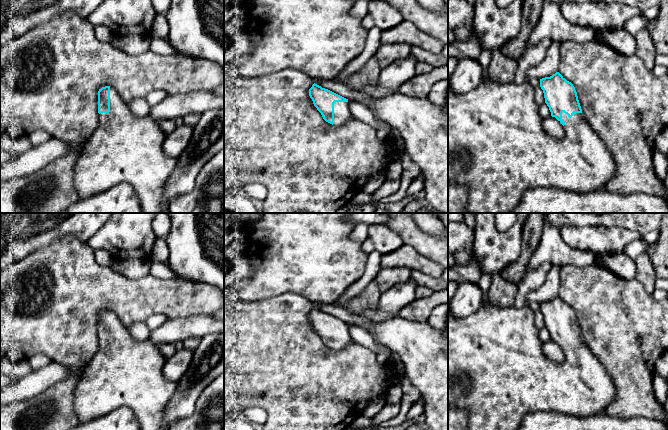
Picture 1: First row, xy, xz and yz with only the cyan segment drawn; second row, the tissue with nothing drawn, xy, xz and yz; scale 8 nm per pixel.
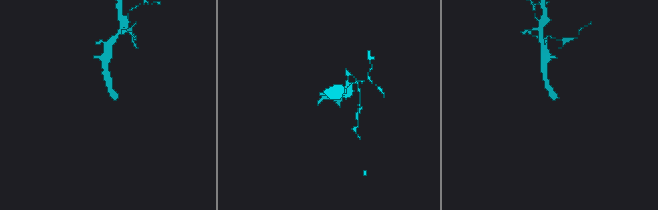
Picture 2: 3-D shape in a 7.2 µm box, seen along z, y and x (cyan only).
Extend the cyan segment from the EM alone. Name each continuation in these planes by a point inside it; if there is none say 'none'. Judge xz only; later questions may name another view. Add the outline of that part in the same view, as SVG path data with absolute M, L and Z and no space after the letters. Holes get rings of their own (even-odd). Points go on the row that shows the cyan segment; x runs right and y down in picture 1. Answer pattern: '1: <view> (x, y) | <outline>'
1: xz (342, 114) | M335 102L334 103L334 124L341 126L353 118L348 102Z

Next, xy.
1: xy (124, 148) | M110 87L110 112L99 114L99 124L83 147L75 164L73 185L80 198L89 198L111 187L126 182L136 191L143 213L162 213L162 200L166 183L177 164L177 158L167 156L162 145L166 134L150 116L137 117L121 99L115 88Z

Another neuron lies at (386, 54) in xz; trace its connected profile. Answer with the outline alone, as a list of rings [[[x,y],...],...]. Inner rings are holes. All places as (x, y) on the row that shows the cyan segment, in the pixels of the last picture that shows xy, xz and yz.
[[[407,44],[381,45],[375,54],[381,69],[386,68],[396,60],[405,59],[411,55],[411,46]]]

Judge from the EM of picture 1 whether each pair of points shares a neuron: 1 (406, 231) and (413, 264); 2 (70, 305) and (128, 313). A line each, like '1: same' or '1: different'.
1: different
2: same

